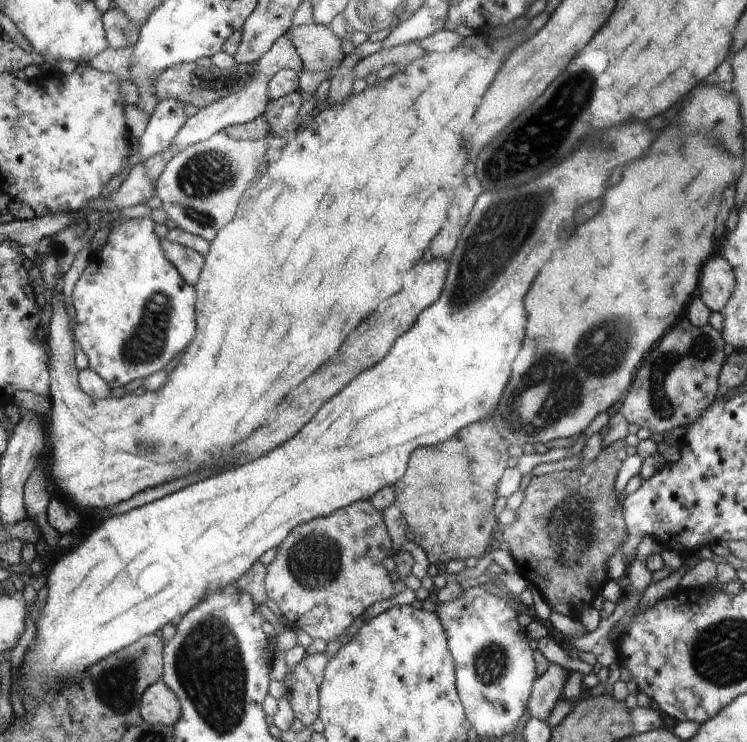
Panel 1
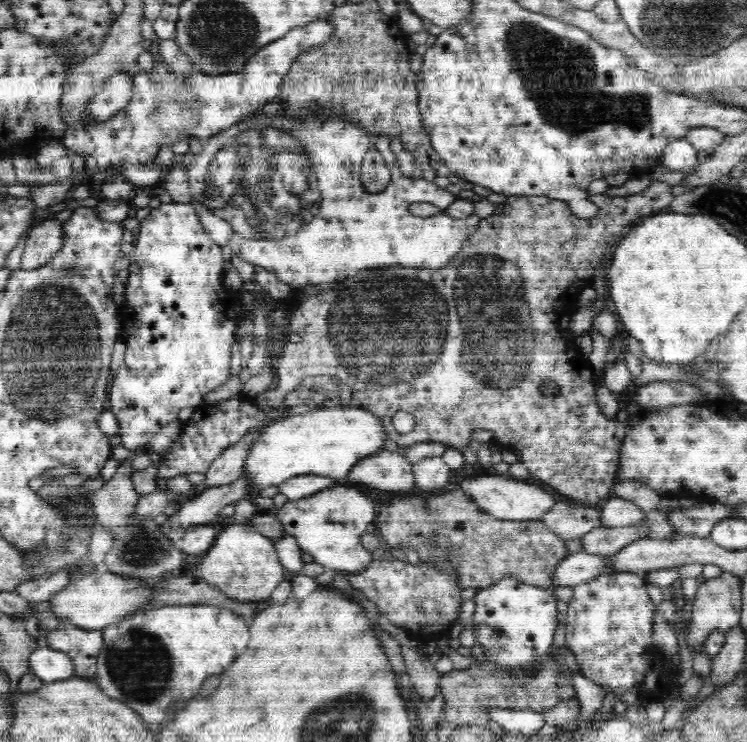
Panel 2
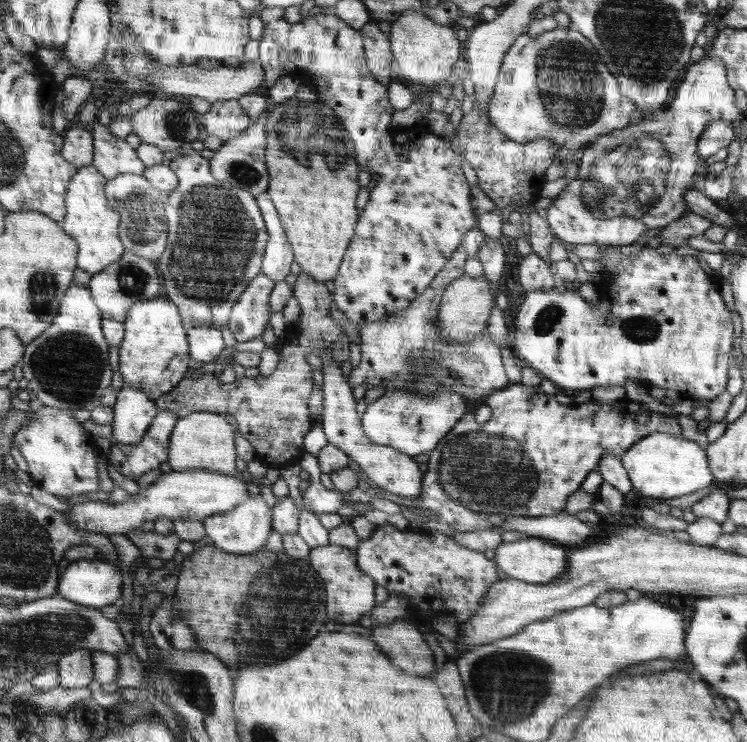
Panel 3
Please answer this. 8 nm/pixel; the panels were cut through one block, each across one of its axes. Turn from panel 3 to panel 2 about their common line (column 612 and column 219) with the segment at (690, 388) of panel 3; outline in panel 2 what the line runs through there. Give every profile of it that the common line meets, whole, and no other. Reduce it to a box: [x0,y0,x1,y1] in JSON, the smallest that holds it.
[109,202,242,452]

